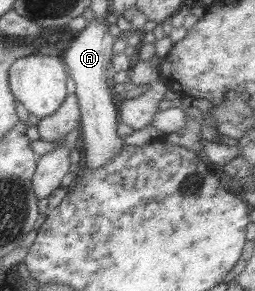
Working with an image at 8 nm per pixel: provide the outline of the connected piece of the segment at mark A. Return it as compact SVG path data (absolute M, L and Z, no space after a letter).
M106 19L91 21L84 31L76 34L72 46L64 53L71 75L77 82L77 95L83 110L82 127L80 134L83 136L83 162L84 170L95 170L109 164L125 151L125 138L119 133L119 105L113 94L118 89L109 78L111 63L114 63L115 46L118 37L111 35Z

